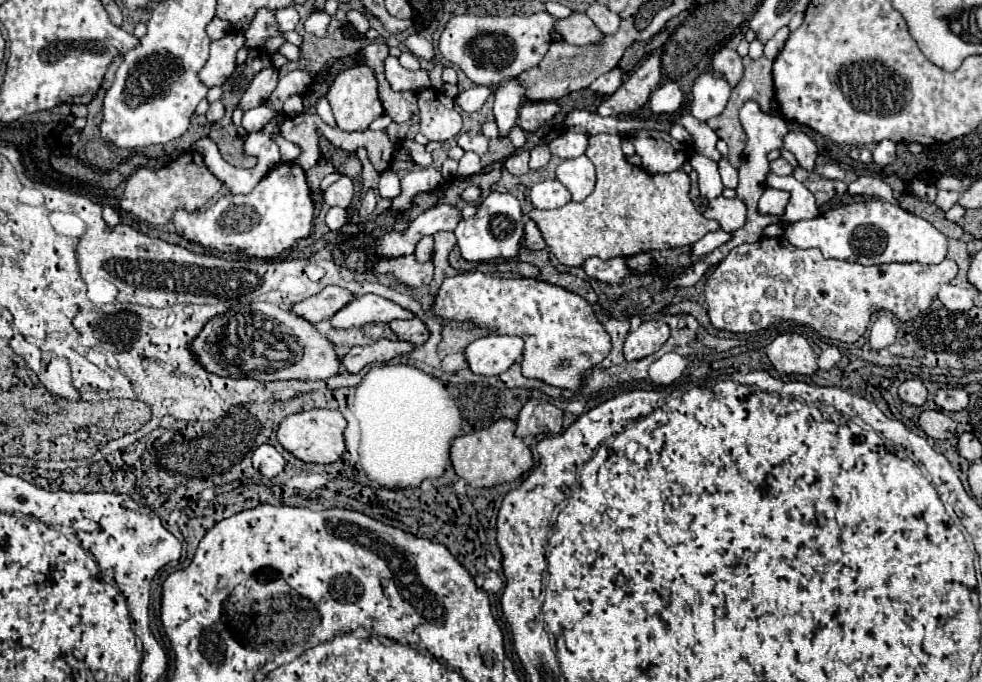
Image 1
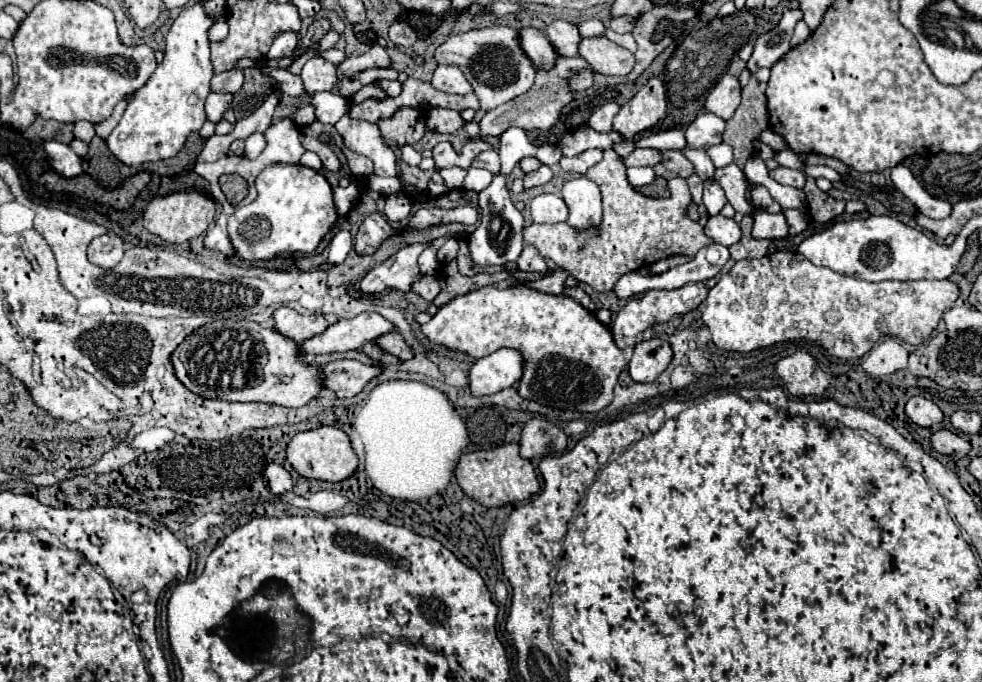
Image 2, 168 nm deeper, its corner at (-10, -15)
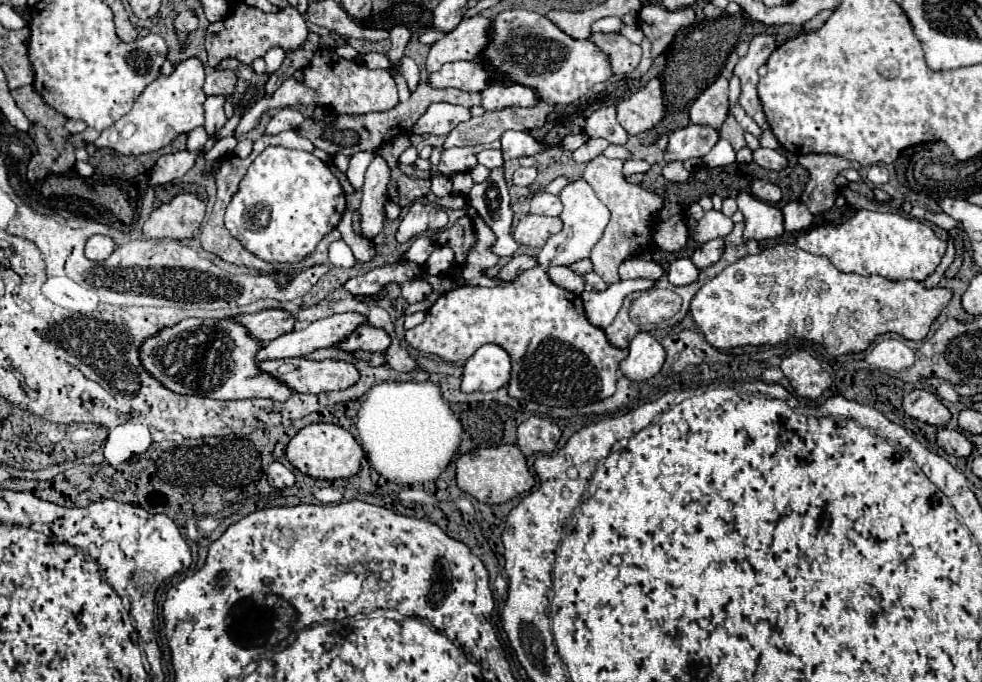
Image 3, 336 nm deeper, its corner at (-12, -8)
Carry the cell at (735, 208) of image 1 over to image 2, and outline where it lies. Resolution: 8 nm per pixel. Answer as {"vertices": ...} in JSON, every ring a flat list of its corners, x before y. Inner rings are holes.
{"vertices":[[722,214,718,216,710,216,708,224,704,226,704,232,708,238,712,238,714,242,722,244,722,246,732,246,740,240,742,230,740,224,734,218,726,218]]}

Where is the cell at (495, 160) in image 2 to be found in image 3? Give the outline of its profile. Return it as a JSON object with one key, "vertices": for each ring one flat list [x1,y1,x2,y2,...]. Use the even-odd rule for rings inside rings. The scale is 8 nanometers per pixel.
{"vertices":[[486,149,478,155,478,163,486,165,488,169,496,169,496,167,502,167,504,165,504,159,502,159,502,151,496,151,496,149]]}

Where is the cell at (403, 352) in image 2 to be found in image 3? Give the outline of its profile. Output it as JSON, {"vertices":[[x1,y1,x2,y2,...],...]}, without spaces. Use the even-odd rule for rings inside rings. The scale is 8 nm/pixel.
{"vertices":[[358,325,344,341,340,341,336,347,342,351,354,353,356,349,370,351,370,353,384,353,390,345,390,337,382,329,374,329,370,325]]}

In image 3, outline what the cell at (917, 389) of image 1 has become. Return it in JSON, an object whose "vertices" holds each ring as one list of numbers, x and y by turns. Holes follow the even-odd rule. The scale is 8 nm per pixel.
{"vertices":[[910,391,902,399,902,407,904,407,906,415,910,415,918,421,924,421,928,425,944,427,950,421,950,411,930,391]]}

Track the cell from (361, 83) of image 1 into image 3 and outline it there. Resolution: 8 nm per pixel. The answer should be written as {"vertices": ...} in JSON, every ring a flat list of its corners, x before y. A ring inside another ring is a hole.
{"vertices":[[374,157,370,163,360,201,360,235,366,239,376,237,384,227,384,203,388,199,386,185,390,179,390,169,382,157]]}

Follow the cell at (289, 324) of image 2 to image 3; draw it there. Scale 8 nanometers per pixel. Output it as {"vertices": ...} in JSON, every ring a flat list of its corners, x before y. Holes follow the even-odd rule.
{"vertices":[[264,309,252,315,236,315,232,317,236,323,244,325,248,335,252,339,258,339,260,343,272,341,288,331,294,329,294,319,290,313,286,311,278,311,278,309]]}

